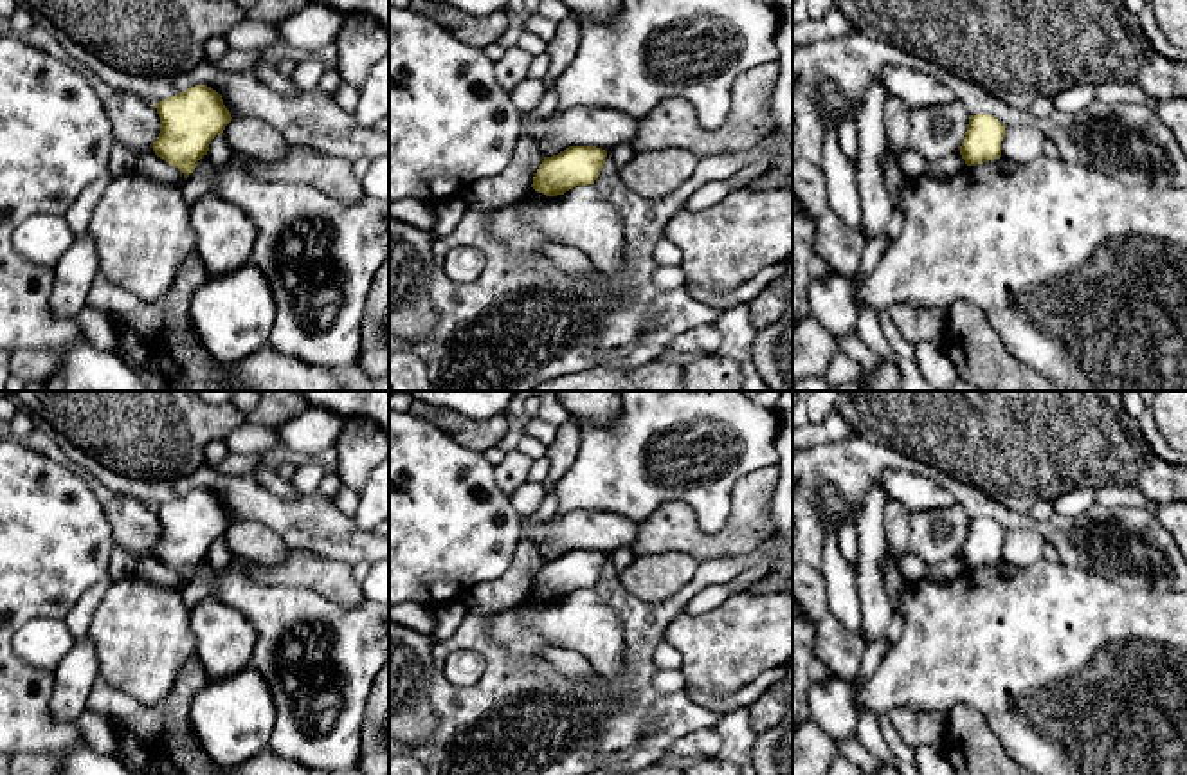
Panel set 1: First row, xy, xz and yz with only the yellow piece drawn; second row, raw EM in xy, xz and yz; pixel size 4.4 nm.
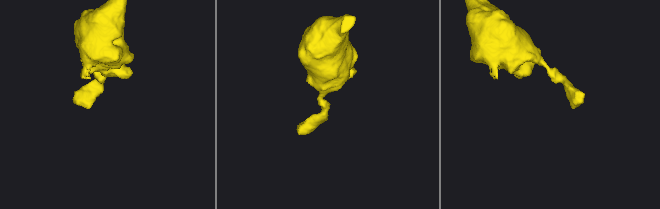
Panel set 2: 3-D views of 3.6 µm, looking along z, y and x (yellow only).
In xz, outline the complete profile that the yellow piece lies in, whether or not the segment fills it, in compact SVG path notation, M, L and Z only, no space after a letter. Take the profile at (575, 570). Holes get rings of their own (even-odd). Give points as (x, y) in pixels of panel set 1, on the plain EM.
M569 550L558 559L544 561L531 591L546 600L564 598L576 589L594 588L607 555L596 550Z

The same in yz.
M969 519L967 535L960 550L960 559L967 570L976 570L1001 561L1005 528L994 519Z

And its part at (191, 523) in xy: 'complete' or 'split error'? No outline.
complete

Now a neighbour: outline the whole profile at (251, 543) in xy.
M234 521L223 533L223 541L232 559L241 564L241 571L256 580L256 568L274 568L286 557L285 541L268 526L258 521Z

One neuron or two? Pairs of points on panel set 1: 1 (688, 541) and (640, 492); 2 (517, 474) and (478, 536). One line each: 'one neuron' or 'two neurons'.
1: two neurons
2: two neurons

